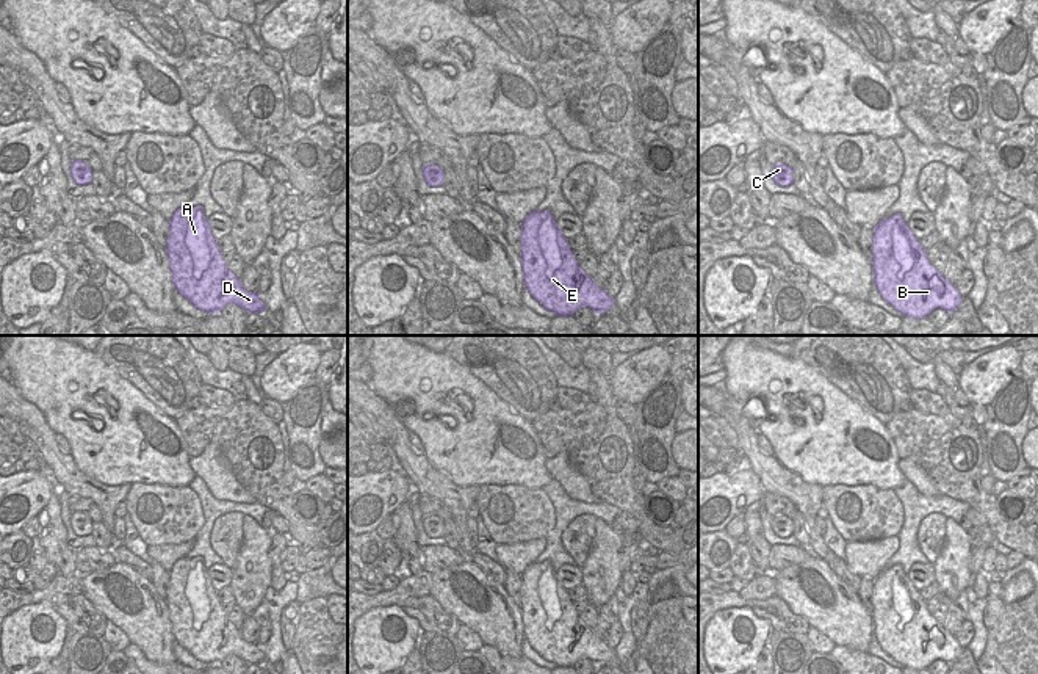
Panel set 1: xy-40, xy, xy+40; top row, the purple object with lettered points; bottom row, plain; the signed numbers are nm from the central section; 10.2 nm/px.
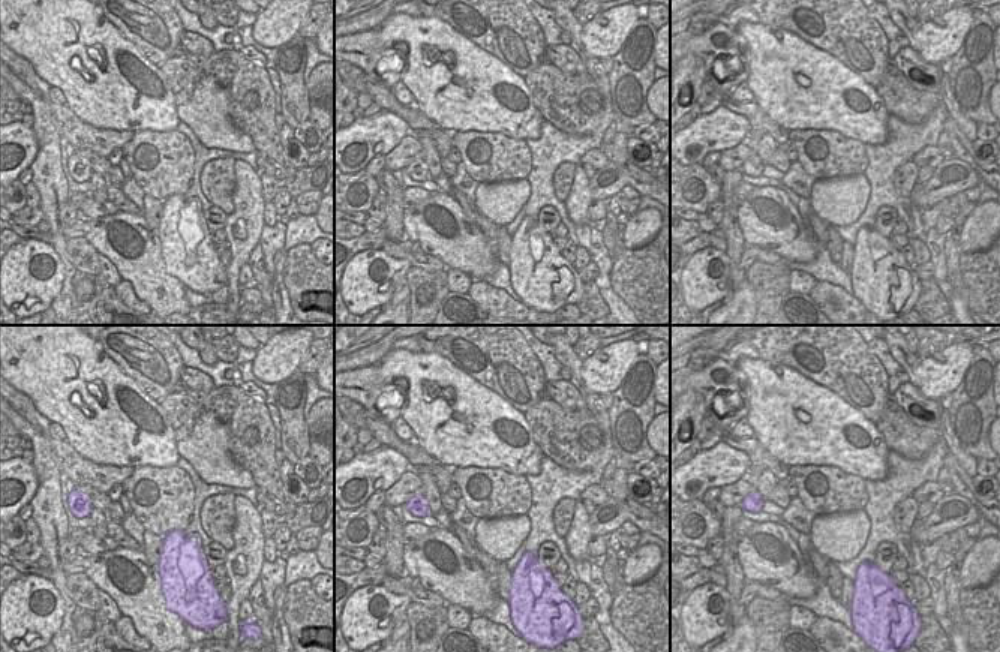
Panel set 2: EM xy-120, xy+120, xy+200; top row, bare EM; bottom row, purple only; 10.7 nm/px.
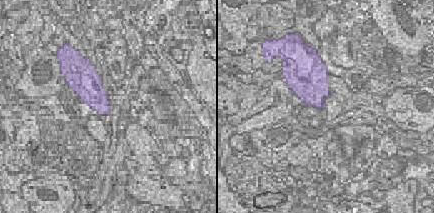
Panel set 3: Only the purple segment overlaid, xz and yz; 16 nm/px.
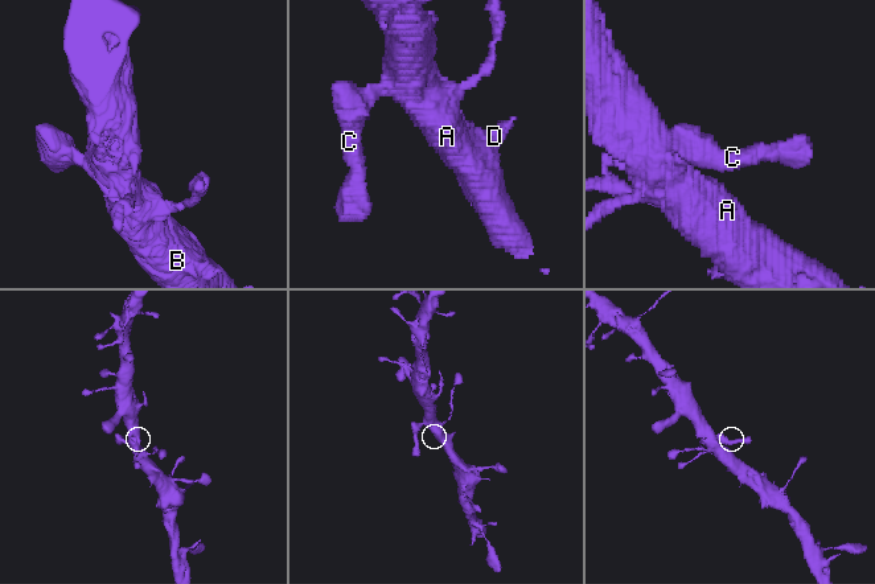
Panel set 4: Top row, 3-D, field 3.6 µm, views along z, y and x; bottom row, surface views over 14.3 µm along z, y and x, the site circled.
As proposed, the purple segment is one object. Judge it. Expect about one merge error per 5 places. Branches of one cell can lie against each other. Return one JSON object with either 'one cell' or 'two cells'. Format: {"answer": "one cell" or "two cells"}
{"answer": "one cell"}

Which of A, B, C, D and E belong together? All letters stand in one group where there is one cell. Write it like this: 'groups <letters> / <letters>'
groups A B C D E

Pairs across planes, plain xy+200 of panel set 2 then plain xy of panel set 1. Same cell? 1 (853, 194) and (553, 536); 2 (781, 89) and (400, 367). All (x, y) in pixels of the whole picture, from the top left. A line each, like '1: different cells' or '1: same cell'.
1: different cells
2: same cell

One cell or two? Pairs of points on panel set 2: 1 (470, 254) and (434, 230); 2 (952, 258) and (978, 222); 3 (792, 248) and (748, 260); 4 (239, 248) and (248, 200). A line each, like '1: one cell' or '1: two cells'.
1: one cell
2: two cells
3: two cells
4: one cell

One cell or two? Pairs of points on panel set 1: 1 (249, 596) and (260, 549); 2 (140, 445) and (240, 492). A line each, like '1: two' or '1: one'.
1: one
2: two

